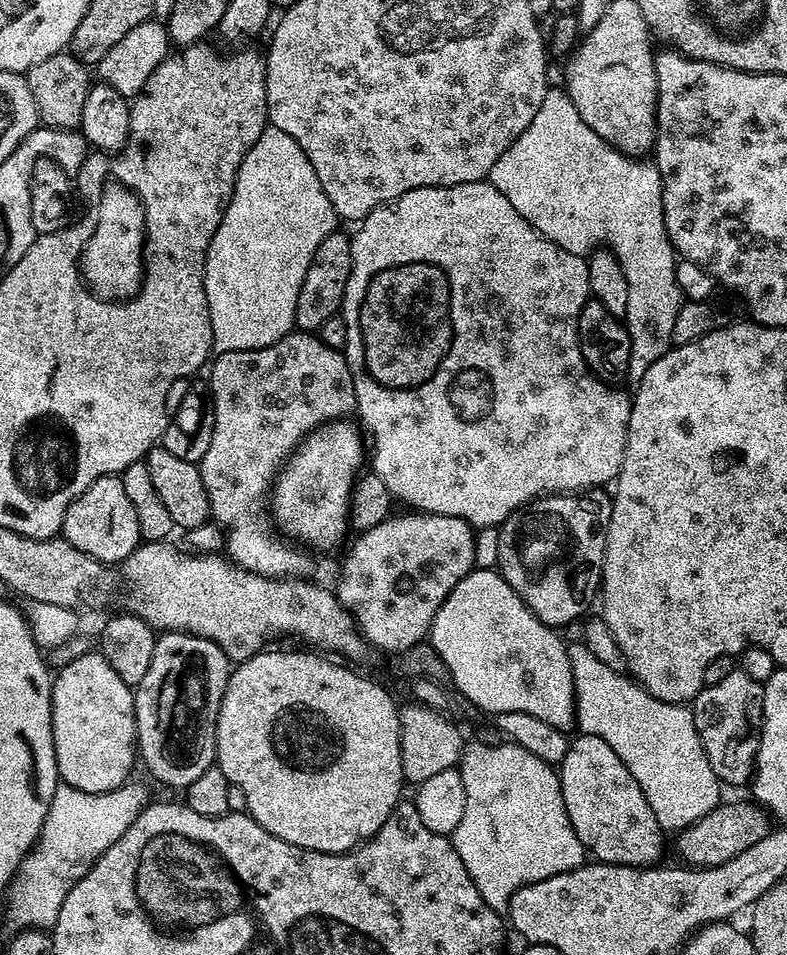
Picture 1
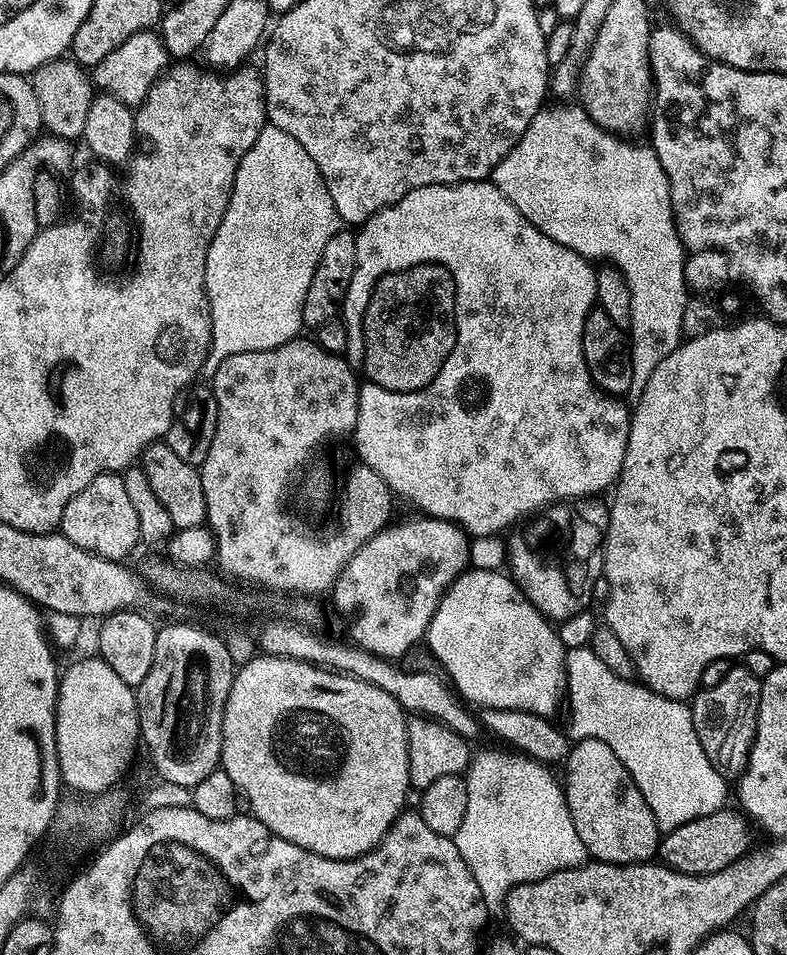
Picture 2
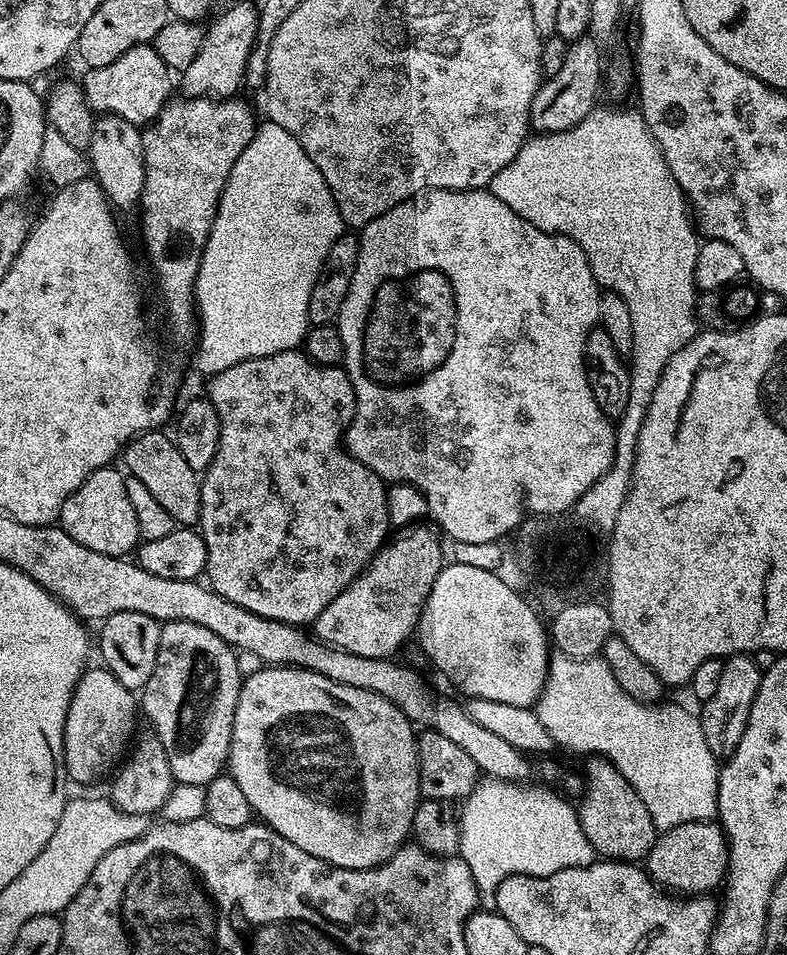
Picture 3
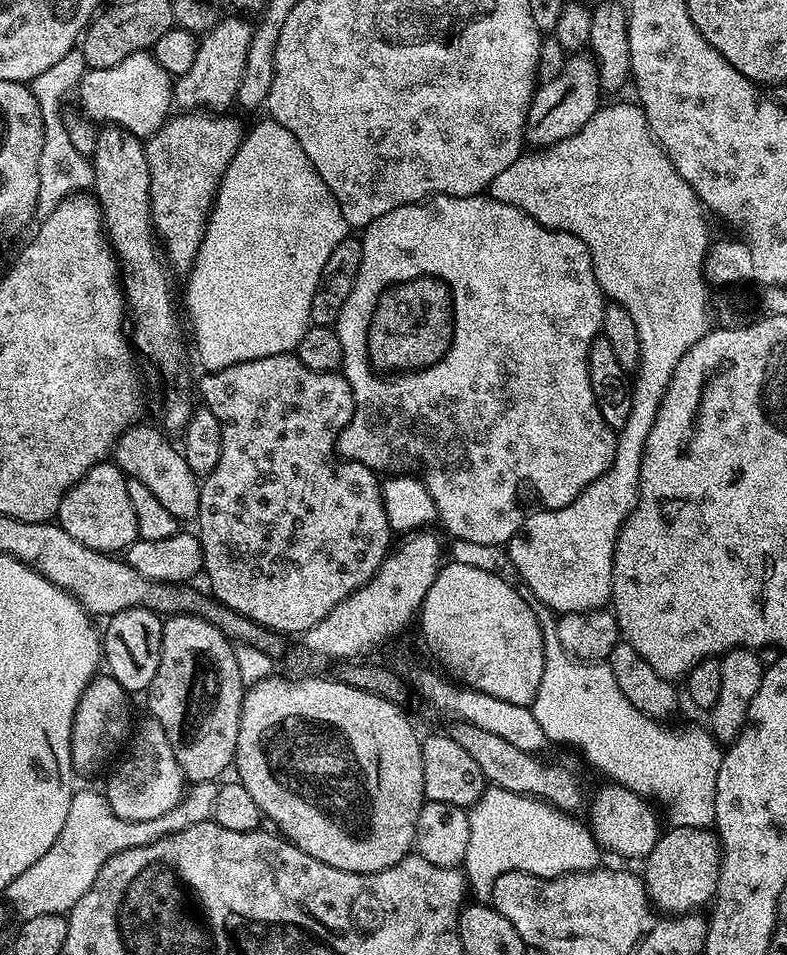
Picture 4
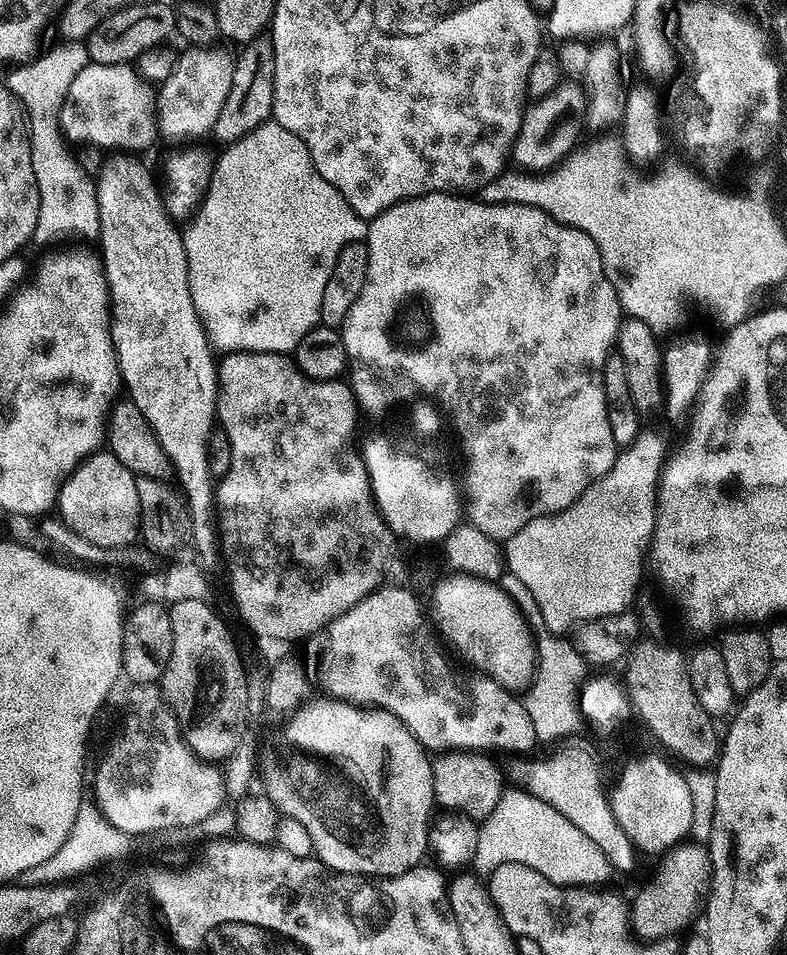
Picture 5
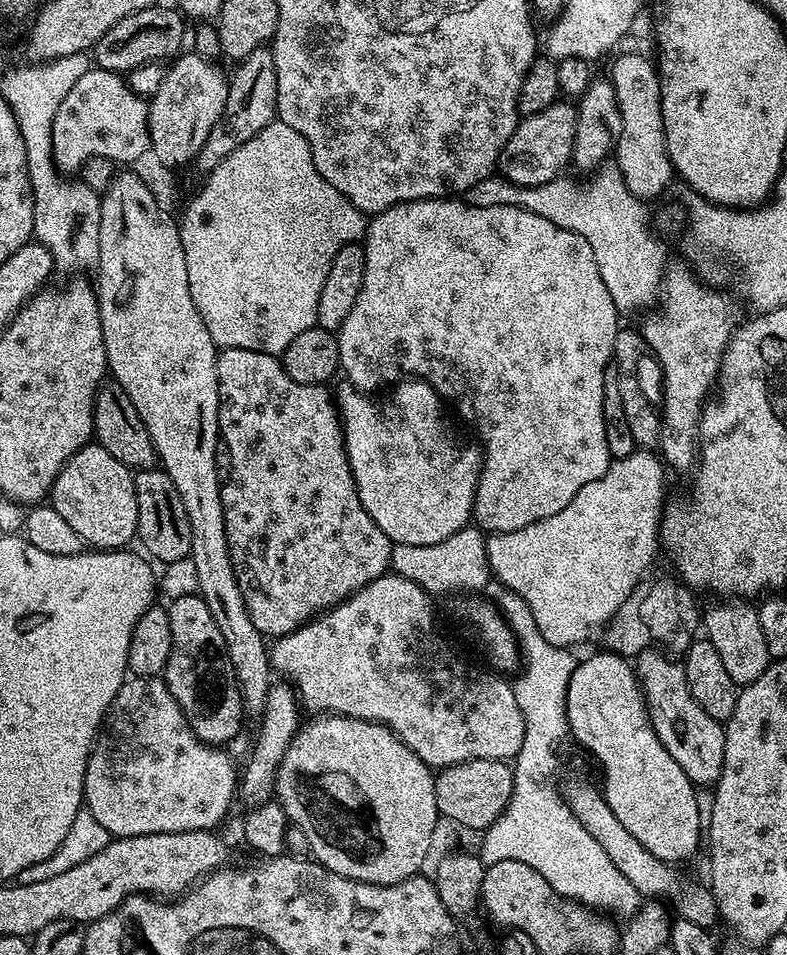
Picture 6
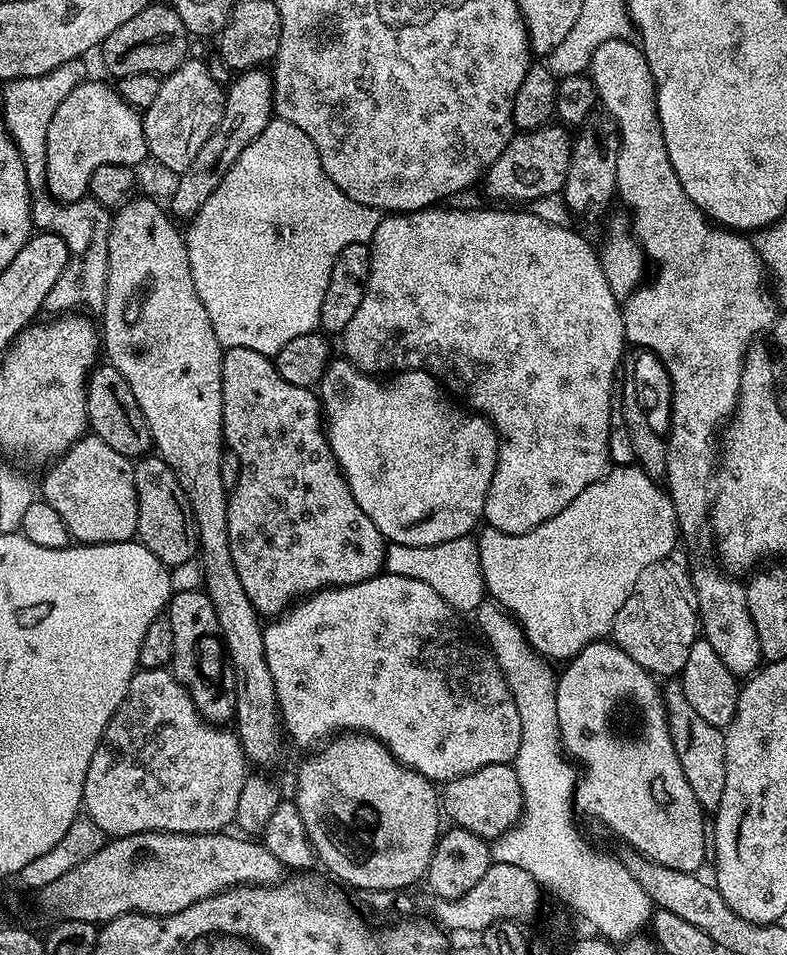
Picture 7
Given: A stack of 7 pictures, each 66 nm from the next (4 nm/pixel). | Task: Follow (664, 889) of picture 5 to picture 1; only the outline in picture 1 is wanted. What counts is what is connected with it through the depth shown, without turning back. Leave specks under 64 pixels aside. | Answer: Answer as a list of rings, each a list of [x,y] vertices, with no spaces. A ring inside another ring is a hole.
[[[755,802],[748,804],[717,804],[710,814],[694,821],[689,828],[683,829],[676,840],[676,852],[681,856],[685,865],[693,868],[713,868],[719,864],[730,862],[742,850],[754,846],[762,838],[766,838],[770,831],[770,816],[761,805]]]

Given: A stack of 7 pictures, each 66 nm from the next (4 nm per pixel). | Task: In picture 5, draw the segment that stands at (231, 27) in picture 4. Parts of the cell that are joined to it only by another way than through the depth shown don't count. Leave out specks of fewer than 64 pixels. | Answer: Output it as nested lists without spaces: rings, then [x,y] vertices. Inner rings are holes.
[[[192,46],[187,49],[189,52],[179,53],[174,74],[170,74],[170,78],[159,85],[156,97],[158,132],[161,137],[169,136],[172,140],[180,140],[212,132],[214,122],[218,122],[218,114],[222,114],[226,94],[230,94],[236,69],[233,53],[218,47]]]

